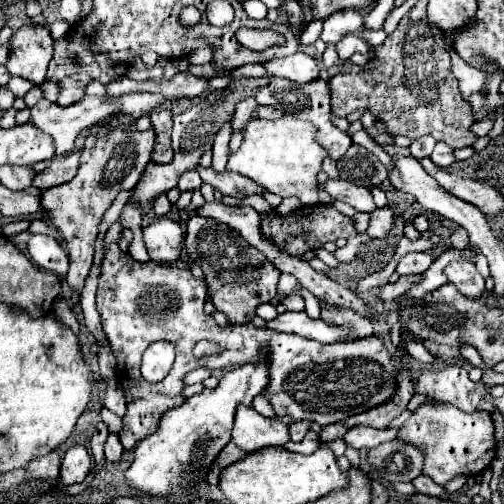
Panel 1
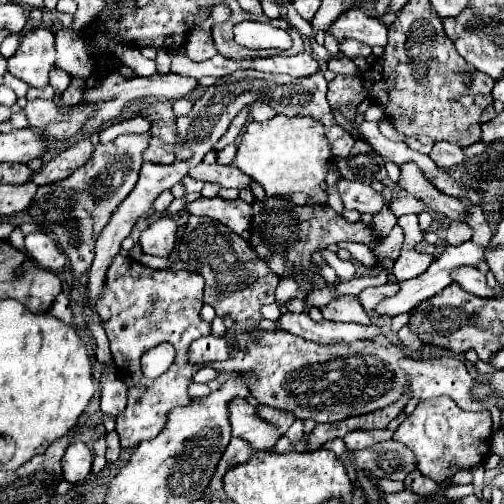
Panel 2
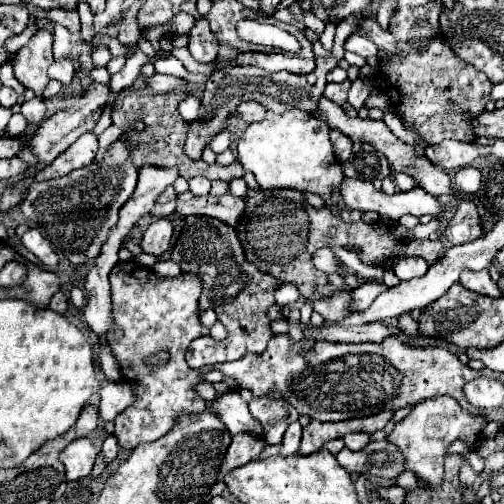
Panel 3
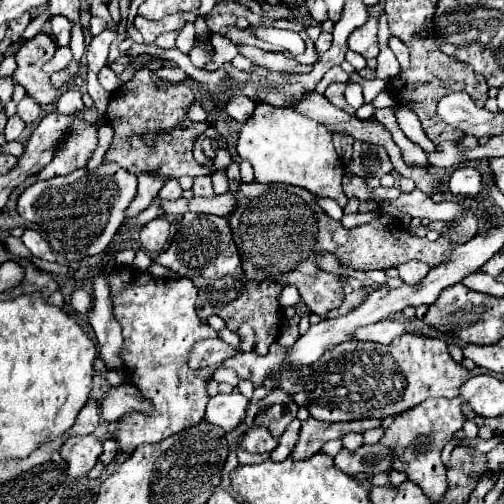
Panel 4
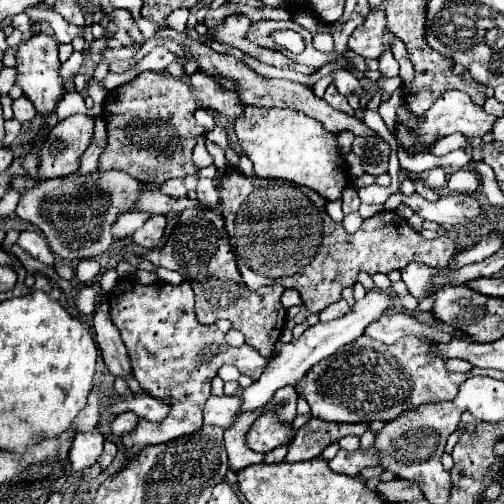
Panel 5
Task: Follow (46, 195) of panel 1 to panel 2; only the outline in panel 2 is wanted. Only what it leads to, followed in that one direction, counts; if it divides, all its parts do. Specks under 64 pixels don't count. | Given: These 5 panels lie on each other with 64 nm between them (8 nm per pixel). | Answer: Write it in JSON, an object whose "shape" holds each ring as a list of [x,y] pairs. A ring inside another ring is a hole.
{"shape":[[[92,134],[96,150],[82,168],[64,178],[60,186],[58,182],[38,186],[32,204],[28,206],[26,212],[42,228],[42,232],[54,236],[52,240],[56,240],[58,248],[70,260],[76,278],[80,278],[82,272],[90,268],[94,260],[96,240],[100,232],[108,226],[112,212],[116,212],[122,200],[134,190],[142,166],[142,152],[146,150],[148,140],[150,134],[126,134],[118,136],[108,144],[100,144],[98,134]]]}

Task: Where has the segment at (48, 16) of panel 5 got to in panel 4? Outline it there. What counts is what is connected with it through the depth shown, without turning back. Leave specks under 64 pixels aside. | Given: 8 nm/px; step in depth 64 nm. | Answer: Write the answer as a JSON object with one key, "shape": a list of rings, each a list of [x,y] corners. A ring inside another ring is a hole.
{"shape":[[[50,16],[50,30],[58,46],[68,46],[72,36],[72,22],[64,16]]]}

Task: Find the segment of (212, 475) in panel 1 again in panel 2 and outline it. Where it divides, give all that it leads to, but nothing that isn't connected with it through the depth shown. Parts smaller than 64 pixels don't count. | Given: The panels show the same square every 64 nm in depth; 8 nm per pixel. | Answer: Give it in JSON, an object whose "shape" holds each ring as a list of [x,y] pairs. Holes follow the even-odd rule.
{"shape":[[[232,438],[230,444],[228,444],[228,448],[226,448],[226,452],[224,452],[224,456],[222,456],[222,460],[220,460],[220,464],[218,464],[218,468],[216,468],[216,472],[214,472],[214,476],[212,476],[210,490],[212,490],[212,492],[214,492],[214,490],[220,490],[220,488],[222,488],[222,476],[224,476],[230,468],[234,468],[236,464],[248,462],[254,452],[256,452],[256,450],[250,448],[250,444],[248,444],[246,440],[242,440],[242,438]]]}

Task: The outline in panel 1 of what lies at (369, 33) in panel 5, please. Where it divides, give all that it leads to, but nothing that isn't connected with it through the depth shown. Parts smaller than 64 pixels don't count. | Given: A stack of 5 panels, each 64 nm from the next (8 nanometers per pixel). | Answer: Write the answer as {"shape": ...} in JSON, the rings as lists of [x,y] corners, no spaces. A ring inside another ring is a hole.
{"shape":[[[349,34],[336,44],[336,52],[342,60],[348,60],[352,54],[364,54],[370,56],[370,46],[362,40],[360,34]]]}

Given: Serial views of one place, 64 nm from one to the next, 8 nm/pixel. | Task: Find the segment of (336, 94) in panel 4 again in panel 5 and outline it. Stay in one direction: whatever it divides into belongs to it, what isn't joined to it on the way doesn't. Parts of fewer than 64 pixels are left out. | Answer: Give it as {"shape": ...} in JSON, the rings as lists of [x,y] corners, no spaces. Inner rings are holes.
{"shape":[[[328,86],[328,88],[326,88],[324,100],[326,100],[332,108],[336,108],[336,110],[340,110],[340,112],[348,114],[348,116],[352,116],[352,108],[350,108],[350,104],[346,102],[346,98],[344,98],[344,96],[340,96],[340,94],[336,92],[336,88],[334,88],[334,86]]]}

